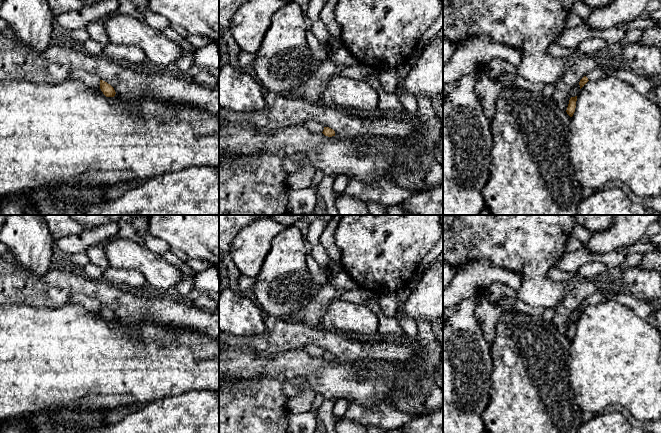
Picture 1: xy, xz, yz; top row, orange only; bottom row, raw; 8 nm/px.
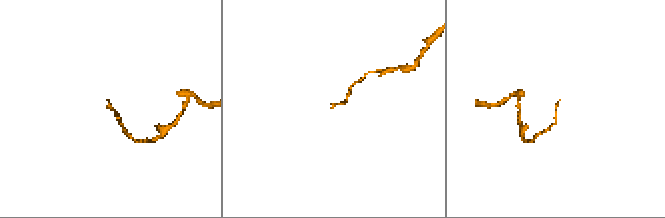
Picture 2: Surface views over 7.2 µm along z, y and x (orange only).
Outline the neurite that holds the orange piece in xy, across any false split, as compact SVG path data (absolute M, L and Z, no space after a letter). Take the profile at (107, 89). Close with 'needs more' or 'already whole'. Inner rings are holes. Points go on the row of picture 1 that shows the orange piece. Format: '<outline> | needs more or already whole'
M100 80L100 89L106 97L114 97L116 92L107 82Z | already whole

